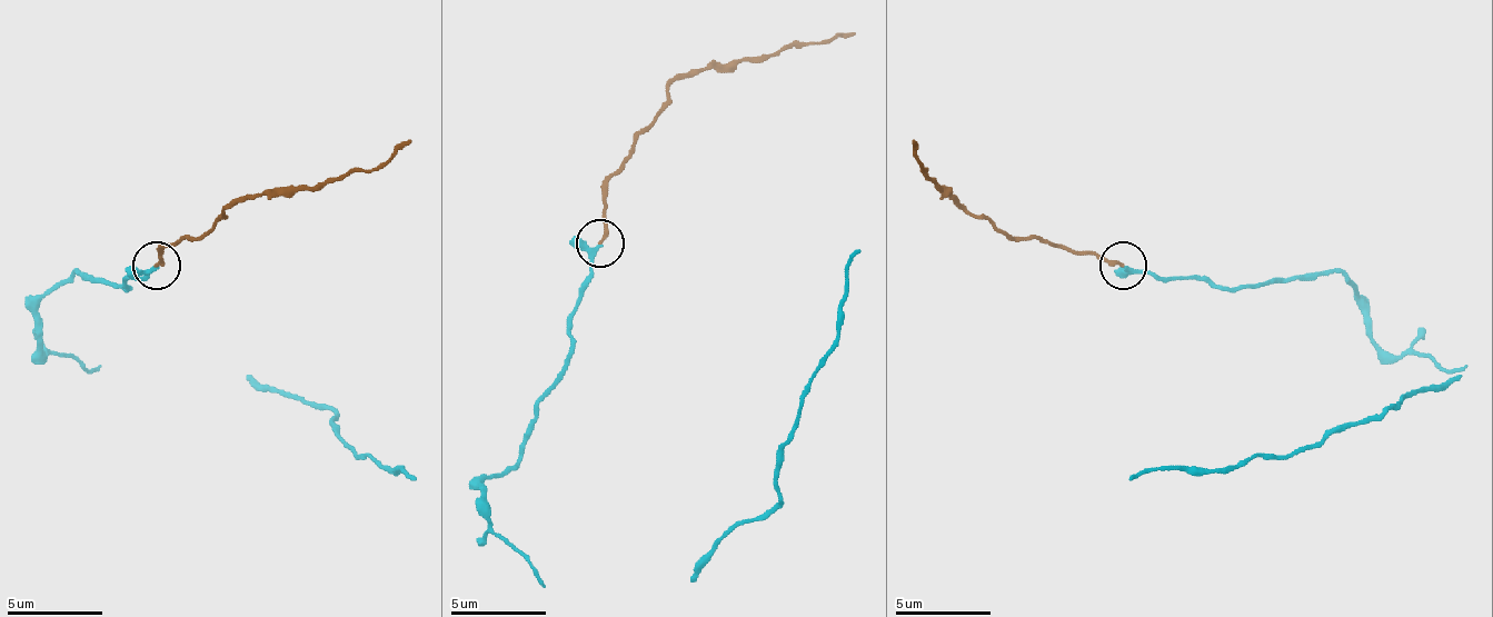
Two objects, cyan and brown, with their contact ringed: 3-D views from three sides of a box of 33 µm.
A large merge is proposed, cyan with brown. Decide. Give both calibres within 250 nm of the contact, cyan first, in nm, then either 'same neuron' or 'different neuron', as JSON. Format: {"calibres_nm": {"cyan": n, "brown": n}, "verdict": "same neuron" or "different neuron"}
{"calibres_nm": {"cyan": 170, "brown": 200}, "verdict": "same neuron"}

